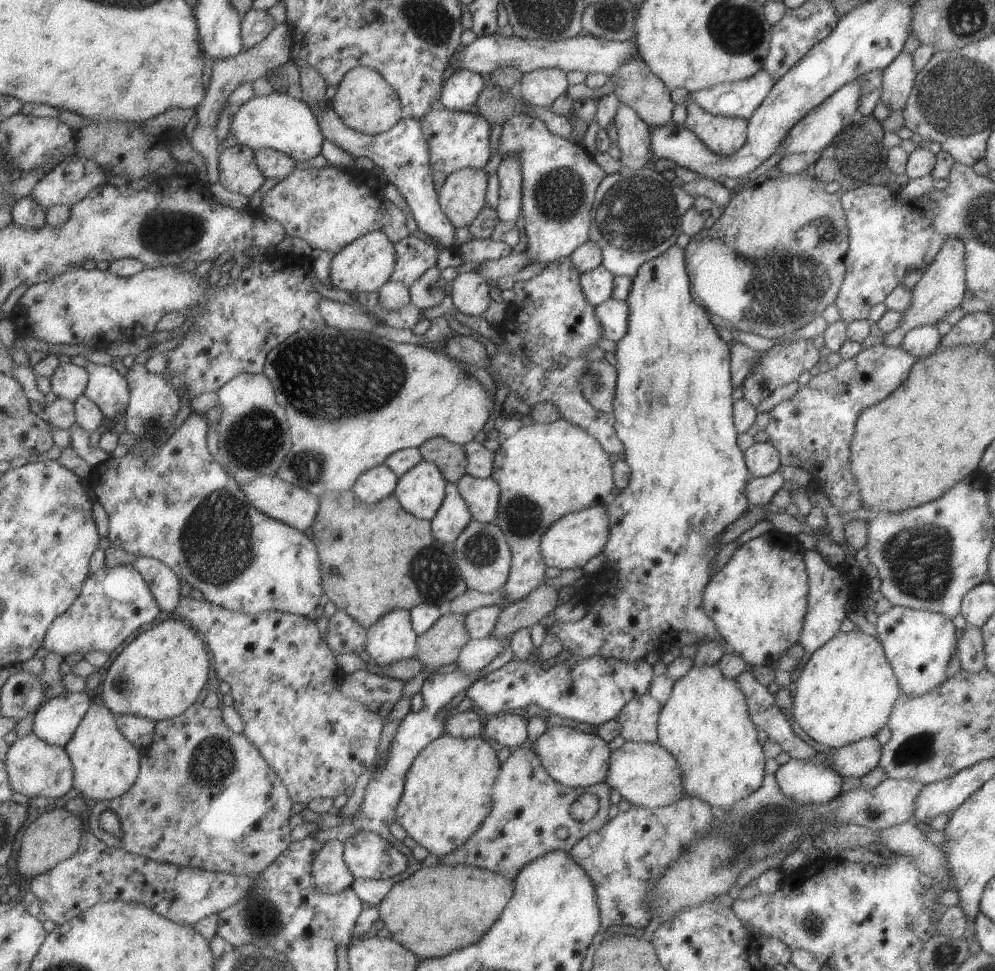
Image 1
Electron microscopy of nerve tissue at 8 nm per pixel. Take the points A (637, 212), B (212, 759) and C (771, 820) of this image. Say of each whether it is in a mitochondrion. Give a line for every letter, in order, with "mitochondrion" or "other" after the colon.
A: mitochondrion
B: mitochondrion
C: mitochondrion

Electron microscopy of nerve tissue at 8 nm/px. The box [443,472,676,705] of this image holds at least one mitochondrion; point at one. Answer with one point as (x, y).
(522, 516)

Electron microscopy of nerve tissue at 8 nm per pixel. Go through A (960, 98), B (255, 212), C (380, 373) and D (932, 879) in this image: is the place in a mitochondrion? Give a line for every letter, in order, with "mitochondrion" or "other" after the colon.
A: mitochondrion
B: other
C: mitochondrion
D: other

